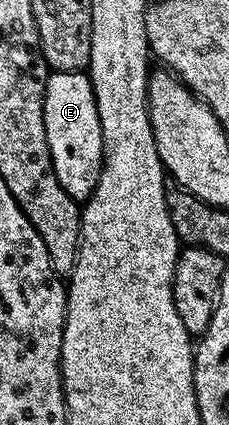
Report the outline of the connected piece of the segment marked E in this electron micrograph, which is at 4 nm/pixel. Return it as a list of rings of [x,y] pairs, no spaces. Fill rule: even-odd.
[[[50,71],[45,83],[45,141],[51,150],[53,159],[53,173],[59,178],[59,186],[67,190],[67,194],[78,202],[89,199],[95,190],[101,173],[101,151],[103,150],[103,138],[99,130],[99,110],[95,106],[95,94],[93,87],[85,72],[54,72]]]

